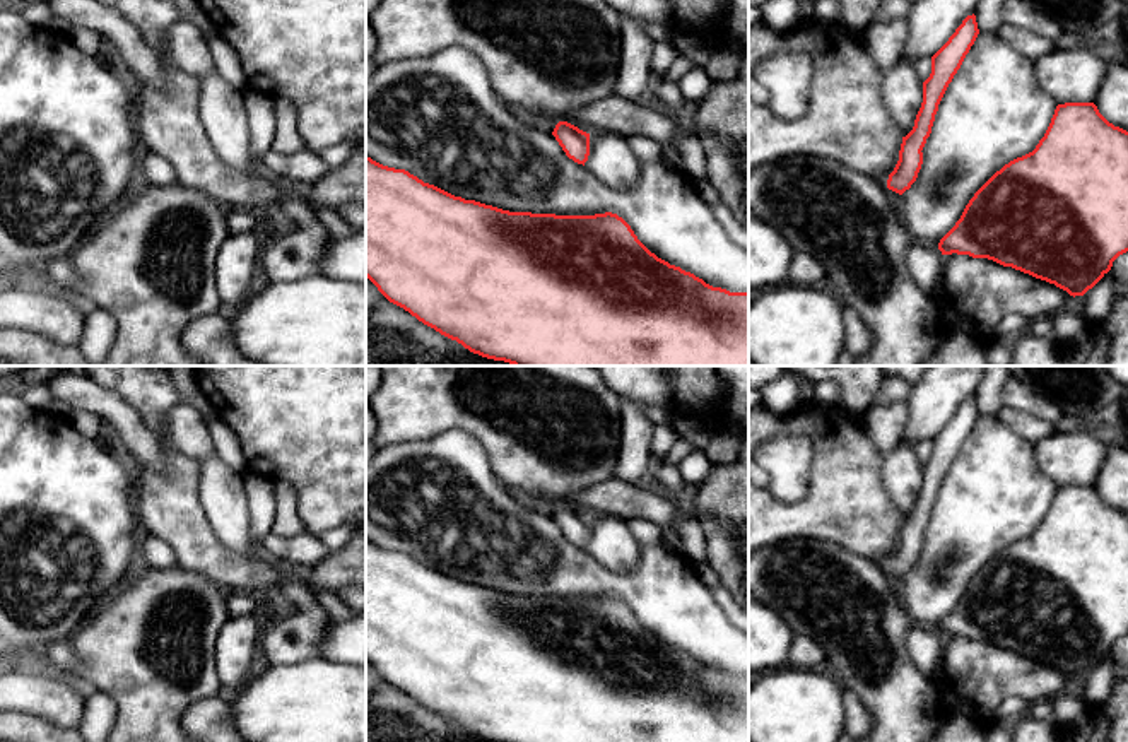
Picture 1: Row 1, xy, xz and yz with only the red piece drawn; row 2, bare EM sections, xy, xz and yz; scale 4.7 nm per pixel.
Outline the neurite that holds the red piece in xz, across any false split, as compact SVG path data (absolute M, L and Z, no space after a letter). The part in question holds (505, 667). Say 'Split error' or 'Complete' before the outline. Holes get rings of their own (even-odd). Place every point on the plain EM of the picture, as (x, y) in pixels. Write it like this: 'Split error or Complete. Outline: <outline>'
Complete. Outline: M366 539L366 660L393 687L424 708L487 742L749 742L749 675L713 670L651 636L617 597L555 598L509 595L455 580L405 552L383 549Z

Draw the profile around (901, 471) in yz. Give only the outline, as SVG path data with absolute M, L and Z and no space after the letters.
M899 443L894 450L884 453L880 477L889 498L906 520L913 513L923 486L923 465L914 446Z

